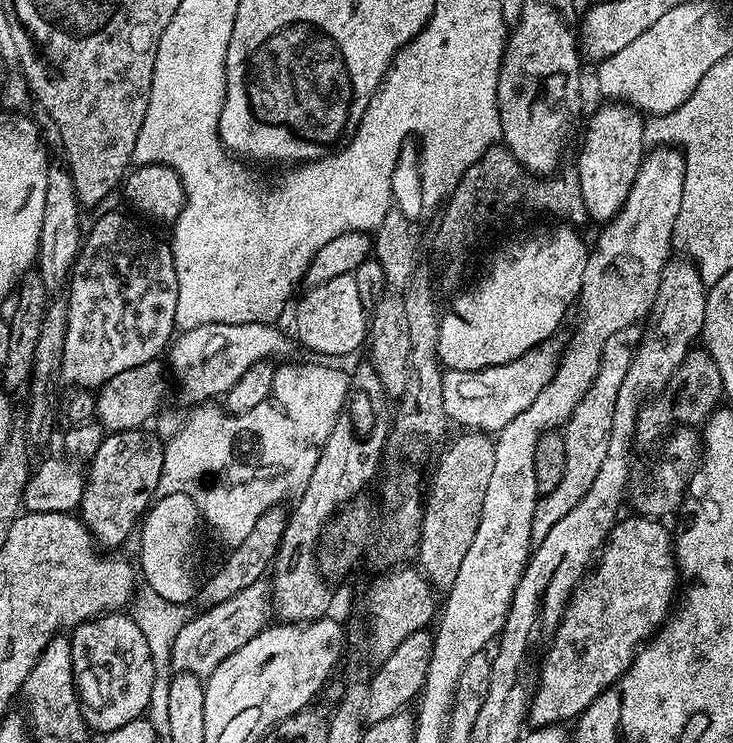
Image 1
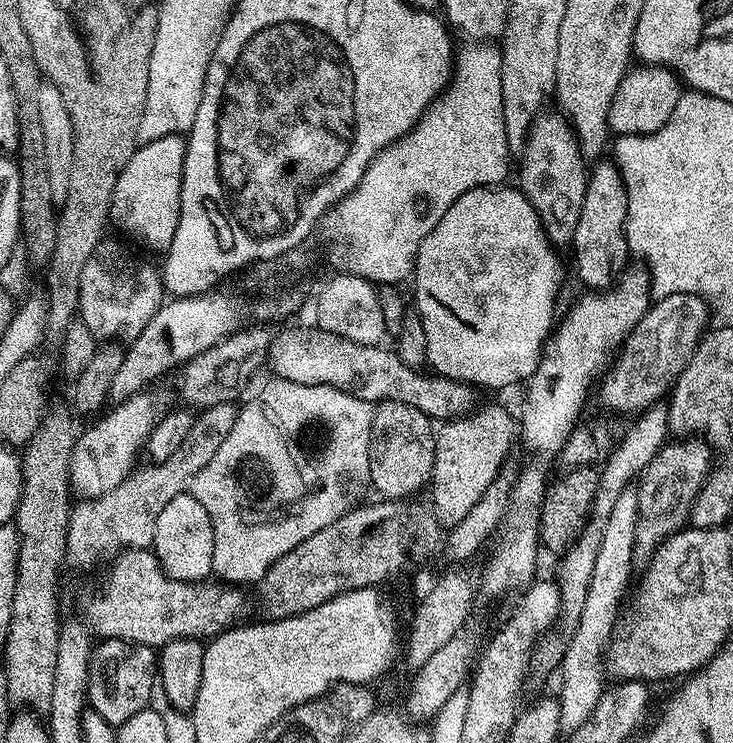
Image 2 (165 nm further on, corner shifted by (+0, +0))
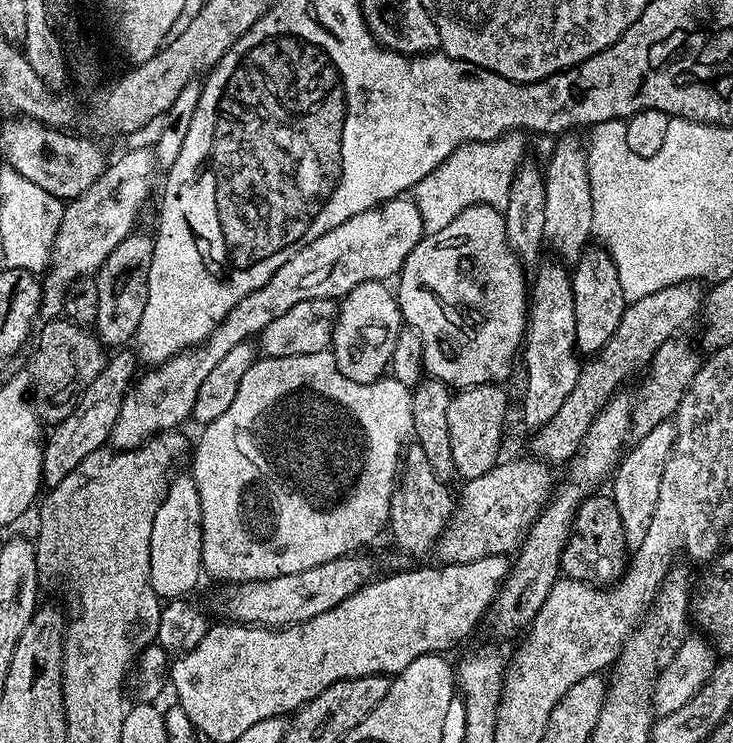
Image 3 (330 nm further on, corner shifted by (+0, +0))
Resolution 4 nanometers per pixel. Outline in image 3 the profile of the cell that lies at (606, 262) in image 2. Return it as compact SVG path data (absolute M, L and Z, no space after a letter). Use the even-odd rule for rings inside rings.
M589 246L580 256L580 261L571 271L572 289L574 290L574 330L576 331L576 350L581 357L589 358L600 352L614 335L618 322L626 305L622 282L618 282L618 270L610 254L602 246Z

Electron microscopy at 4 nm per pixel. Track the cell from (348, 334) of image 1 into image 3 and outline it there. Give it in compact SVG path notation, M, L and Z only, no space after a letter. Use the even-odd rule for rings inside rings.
M378 280L362 282L339 301L330 350L336 356L338 370L342 370L350 382L373 384L389 371L391 356L402 327L402 317L393 289L388 287L387 283Z

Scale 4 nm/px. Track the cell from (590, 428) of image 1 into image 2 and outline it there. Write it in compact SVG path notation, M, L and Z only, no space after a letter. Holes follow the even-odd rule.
M670 294L659 297L640 319L638 326L634 326L619 349L620 358L617 362L615 359L611 370L603 377L604 385L603 380L599 385L601 402L610 411L629 418L652 404L661 403L671 393L682 370L686 370L698 342L709 328L710 309L708 301L701 296Z

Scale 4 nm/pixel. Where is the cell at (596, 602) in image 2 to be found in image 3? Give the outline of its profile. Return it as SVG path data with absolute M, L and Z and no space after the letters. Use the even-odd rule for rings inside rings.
M672 420L654 426L650 434L639 437L635 441L636 445L633 443L623 453L611 477L610 495L618 506L618 514L622 514L622 530L626 534L629 549L635 550L642 546L646 533L650 531L650 522L654 522L654 506L658 506L658 486L662 483L662 470L666 470L666 462L672 453L675 437L676 426Z

